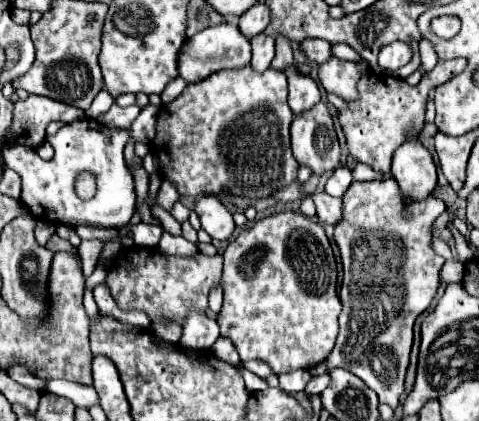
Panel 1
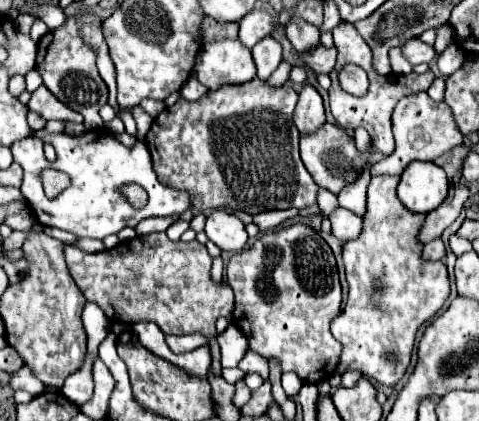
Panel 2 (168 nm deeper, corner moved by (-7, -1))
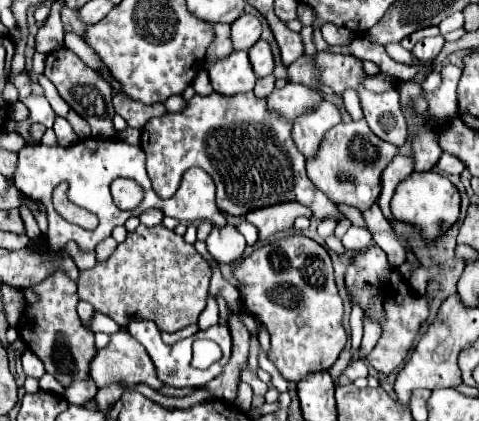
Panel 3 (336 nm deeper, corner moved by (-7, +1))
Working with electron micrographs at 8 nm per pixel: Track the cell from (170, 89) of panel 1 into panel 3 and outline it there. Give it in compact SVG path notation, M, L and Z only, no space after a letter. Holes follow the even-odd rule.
M201 71L199 75L197 75L197 79L193 81L193 89L195 89L195 93L199 93L199 95L211 95L211 83L209 83L209 77L207 77L207 73L205 71Z

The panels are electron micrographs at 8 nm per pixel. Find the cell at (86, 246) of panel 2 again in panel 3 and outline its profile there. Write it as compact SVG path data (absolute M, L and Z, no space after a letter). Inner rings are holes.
M69 241L67 245L65 245L65 251L73 257L73 261L77 263L79 269L91 269L91 265L97 263L95 251L83 251L74 241Z

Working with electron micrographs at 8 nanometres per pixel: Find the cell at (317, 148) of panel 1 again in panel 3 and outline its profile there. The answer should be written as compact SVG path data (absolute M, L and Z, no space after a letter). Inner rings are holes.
M365 119L339 123L327 131L319 153L307 159L307 177L319 187L333 203L345 203L357 209L371 207L379 197L379 177L387 163L397 155L397 147L381 141L371 133Z

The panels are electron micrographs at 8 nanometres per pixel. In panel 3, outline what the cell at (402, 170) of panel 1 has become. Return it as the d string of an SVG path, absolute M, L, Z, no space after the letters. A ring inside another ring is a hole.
M413 171L407 179L403 179L397 185L395 195L391 199L391 213L397 217L397 221L405 221L421 227L427 241L435 241L437 235L445 233L459 219L457 187L437 171L427 171L427 173Z

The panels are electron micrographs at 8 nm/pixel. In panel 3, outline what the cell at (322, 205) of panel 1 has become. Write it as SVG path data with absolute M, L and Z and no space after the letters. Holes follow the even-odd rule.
M351 225L341 241L343 241L345 249L349 249L349 251L363 251L371 245L371 233L365 227Z

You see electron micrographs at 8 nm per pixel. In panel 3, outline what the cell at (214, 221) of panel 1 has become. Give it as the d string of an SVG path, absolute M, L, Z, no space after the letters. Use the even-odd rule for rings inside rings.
M229 223L223 227L213 227L207 237L207 249L219 263L233 263L241 259L245 245L245 237L237 231L235 225Z

